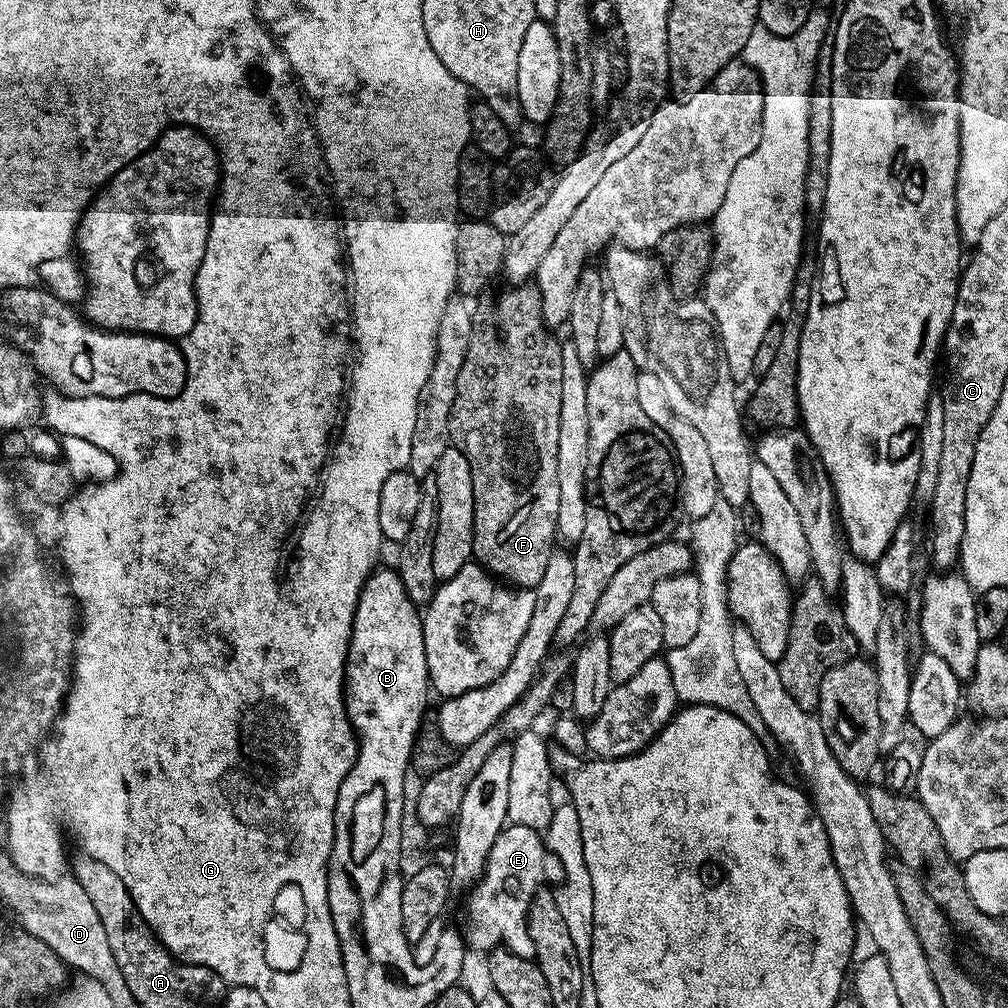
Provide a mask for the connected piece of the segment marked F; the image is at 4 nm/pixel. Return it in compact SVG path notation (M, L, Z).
M527 282L525 284L517 284L515 286L505 287L505 292L493 302L492 308L488 308L484 312L484 317L479 317L478 323L473 327L472 337L470 338L470 346L466 350L466 358L462 362L462 370L458 370L458 386L454 394L454 406L452 407L452 417L450 418L450 426L448 427L448 435L451 443L459 448L461 452L466 454L466 458L470 462L470 474L474 482L474 538L472 539L472 555L478 561L481 568L487 570L491 575L499 578L501 581L507 582L509 585L515 586L521 590L534 590L538 586L538 582L542 582L542 574L546 571L546 562L550 562L554 551L554 545L557 543L556 527L558 526L558 414L562 414L562 350L560 349L561 341L555 340L551 336L549 329L544 323L544 315L542 314L542 297L540 291L536 289L535 283Z

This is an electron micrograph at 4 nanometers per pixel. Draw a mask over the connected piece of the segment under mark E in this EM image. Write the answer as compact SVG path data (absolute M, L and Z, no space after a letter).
M509 823L498 834L488 855L488 865L484 867L483 877L475 888L484 892L484 888L492 888L492 880L500 880L500 892L504 892L504 900L508 900L508 904L504 904L504 920L508 920L508 924L516 924L516 928L508 928L508 924L504 924L504 932L462 932L471 951L473 948L476 952L487 954L493 948L501 947L496 936L504 936L503 947L527 960L535 957L534 942L528 933L528 907L534 894L542 888L540 879L544 876L544 856L546 857L546 844L539 831Z

